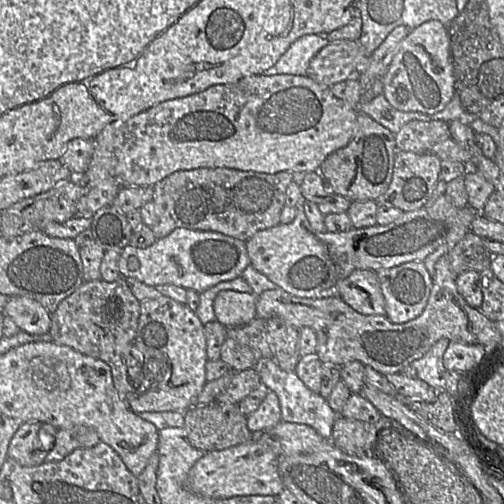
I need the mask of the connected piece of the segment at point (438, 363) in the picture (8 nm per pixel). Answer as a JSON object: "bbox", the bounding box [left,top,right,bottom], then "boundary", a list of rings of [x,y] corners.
{"bbox":[411,338,450,393],"boundary":[[[442,338],[420,359],[411,363],[416,370],[416,377],[423,380],[439,393],[445,389],[445,372],[443,355],[450,344],[450,340]]]}

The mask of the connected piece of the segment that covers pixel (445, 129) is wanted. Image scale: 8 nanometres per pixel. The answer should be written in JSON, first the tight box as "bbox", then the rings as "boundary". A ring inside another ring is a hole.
{"bbox":[395,120,450,154],"boundary":[[[412,120],[395,134],[398,150],[417,154],[430,153],[435,144],[450,138],[449,123],[442,120]]]}

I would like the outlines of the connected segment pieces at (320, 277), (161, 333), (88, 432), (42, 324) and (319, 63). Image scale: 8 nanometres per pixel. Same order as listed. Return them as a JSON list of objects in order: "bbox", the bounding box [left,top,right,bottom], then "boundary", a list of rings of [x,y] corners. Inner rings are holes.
[{"bbox":[246,195,480,298],"boundary":[[[439,195],[433,202],[430,200],[425,206],[403,214],[388,225],[374,225],[365,228],[353,228],[346,232],[319,232],[307,220],[303,208],[305,202],[297,204],[298,214],[289,224],[280,223],[277,226],[257,232],[246,240],[250,266],[265,275],[280,289],[301,298],[329,298],[338,296],[336,284],[348,277],[355,270],[373,270],[391,268],[411,261],[423,262],[428,255],[440,246],[453,246],[470,232],[473,219],[480,215],[470,207],[458,208],[447,197]]]},{"bbox":[128,296,207,413],"boundary":[[[167,296],[140,301],[135,344],[143,357],[161,357],[169,362],[169,368],[165,369],[160,381],[155,381],[139,396],[129,399],[128,407],[135,413],[185,412],[190,409],[207,383],[204,324],[195,311]]]},{"bbox":[46,426,100,462],"boundary":[[[76,426],[71,429],[58,429],[53,446],[48,451],[46,462],[59,462],[74,450],[90,448],[97,445],[100,439],[97,433],[87,426]]]},{"bbox":[2,296,51,335],"boundary":[[[25,296],[9,297],[2,313],[31,335],[46,334],[51,326],[51,314],[47,309],[37,300]]]},{"bbox":[307,40,369,86],"boundary":[[[358,40],[330,43],[311,60],[307,76],[324,86],[355,78],[367,67],[369,55]]]}]

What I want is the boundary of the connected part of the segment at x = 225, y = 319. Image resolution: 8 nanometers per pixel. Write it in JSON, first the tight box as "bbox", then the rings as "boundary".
{"bbox":[214,290,256,327],"boundary":[[[235,290],[220,291],[214,299],[215,319],[225,327],[239,327],[256,315],[256,295]]]}

